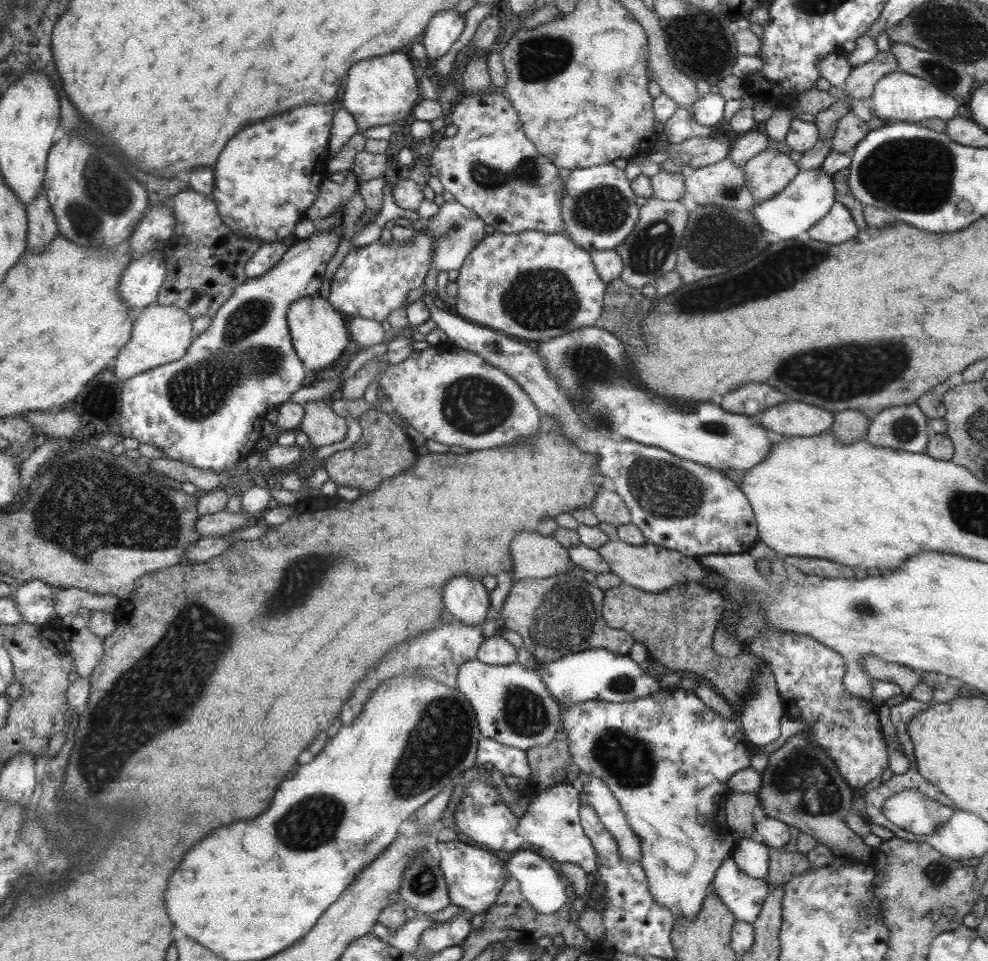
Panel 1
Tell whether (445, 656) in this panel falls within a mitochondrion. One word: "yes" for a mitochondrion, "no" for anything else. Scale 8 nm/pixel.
no

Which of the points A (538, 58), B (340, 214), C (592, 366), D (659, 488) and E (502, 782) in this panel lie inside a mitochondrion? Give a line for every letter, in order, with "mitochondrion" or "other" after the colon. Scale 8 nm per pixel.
A: mitochondrion
B: other
C: mitochondrion
D: mitochondrion
E: other

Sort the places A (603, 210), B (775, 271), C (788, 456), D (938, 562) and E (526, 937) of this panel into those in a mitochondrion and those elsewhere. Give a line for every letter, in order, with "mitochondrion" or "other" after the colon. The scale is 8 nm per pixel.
A: mitochondrion
B: mitochondrion
C: other
D: other
E: other

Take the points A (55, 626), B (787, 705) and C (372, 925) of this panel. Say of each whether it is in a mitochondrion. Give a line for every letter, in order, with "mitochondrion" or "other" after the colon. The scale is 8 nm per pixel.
A: other
B: other
C: other

